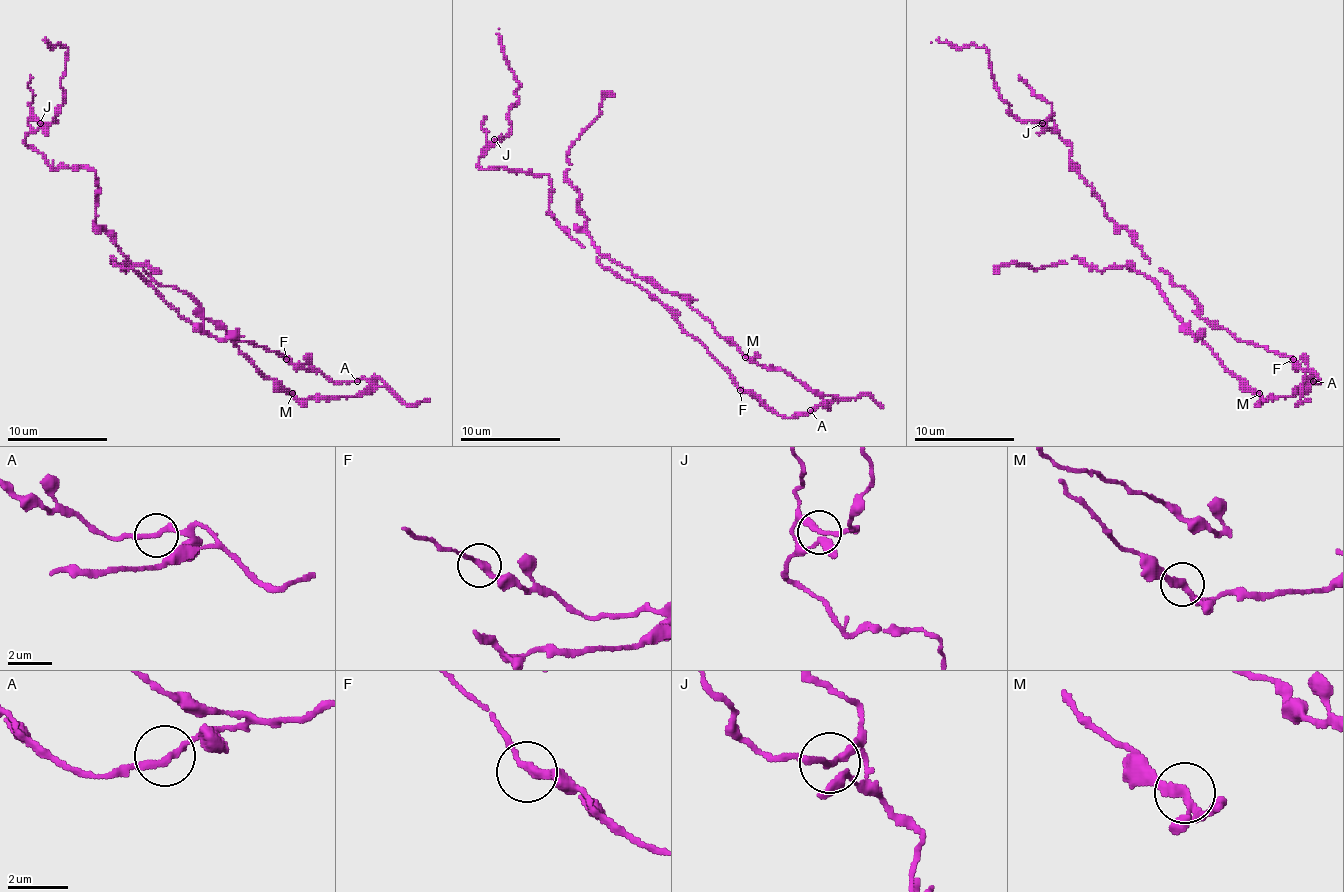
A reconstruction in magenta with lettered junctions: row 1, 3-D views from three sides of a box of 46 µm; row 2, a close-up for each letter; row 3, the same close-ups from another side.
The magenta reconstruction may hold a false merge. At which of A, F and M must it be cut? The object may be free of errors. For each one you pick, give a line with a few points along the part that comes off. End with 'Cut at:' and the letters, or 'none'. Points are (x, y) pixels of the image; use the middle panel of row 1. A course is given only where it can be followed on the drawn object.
Cut at: none

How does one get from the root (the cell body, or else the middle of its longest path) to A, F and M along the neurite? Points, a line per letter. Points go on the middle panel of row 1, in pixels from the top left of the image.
A: (657, 287), (680, 295), (755, 362), (780, 367), (805, 383), (823, 400), (810, 410)
F: (657, 287), (680, 295), (747, 357), (790, 373), (823, 403), (782, 418), (740, 390)
M: (657, 287), (680, 295), (745, 357)

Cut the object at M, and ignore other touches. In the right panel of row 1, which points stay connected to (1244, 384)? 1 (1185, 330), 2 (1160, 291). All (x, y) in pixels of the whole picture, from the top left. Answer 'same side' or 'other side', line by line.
1: same side
2: same side

